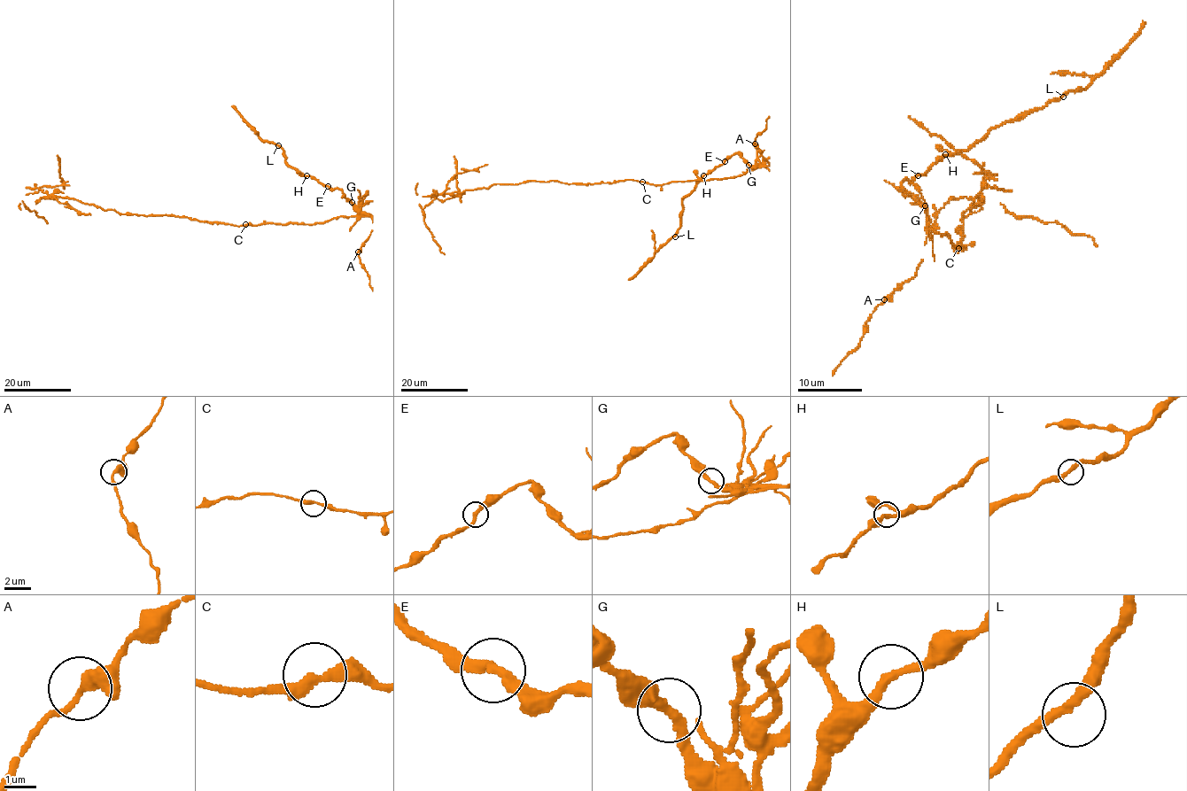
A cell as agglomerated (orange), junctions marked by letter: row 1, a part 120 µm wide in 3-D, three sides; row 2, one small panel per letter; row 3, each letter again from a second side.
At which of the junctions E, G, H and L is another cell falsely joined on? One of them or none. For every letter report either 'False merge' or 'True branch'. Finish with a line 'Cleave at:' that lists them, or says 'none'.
E: True branch
G: False merge
H: True branch
L: True branch
Cleave at: G

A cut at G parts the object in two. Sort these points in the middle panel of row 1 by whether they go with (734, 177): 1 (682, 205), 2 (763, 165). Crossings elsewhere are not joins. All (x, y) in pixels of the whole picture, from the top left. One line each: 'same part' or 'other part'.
1: other part
2: same part

